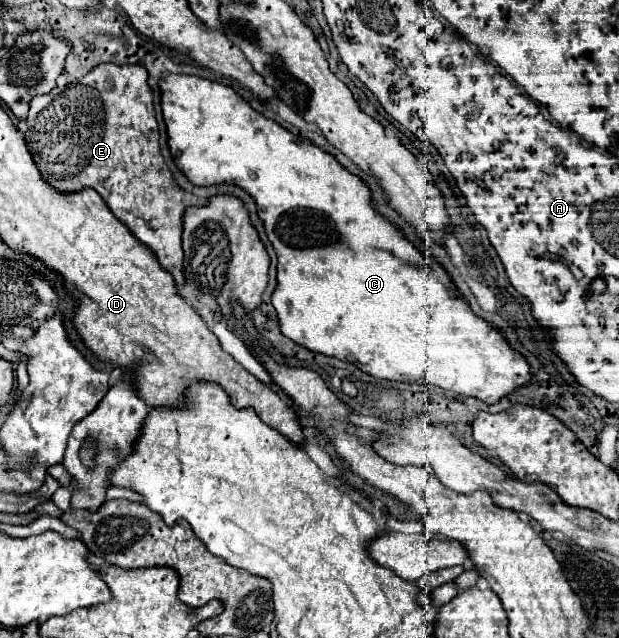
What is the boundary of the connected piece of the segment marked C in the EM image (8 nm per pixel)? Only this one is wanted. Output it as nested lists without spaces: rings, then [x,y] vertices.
[[[167,76],[161,80],[161,92],[163,92],[163,98],[161,98],[163,116],[165,116],[165,124],[167,124],[167,134],[169,134],[169,148],[171,148],[171,154],[175,158],[177,166],[181,168],[181,172],[193,184],[199,184],[199,186],[235,182],[237,186],[245,188],[255,198],[257,208],[259,208],[259,218],[265,222],[267,236],[269,236],[269,240],[277,252],[277,260],[279,260],[279,264],[277,264],[277,282],[279,284],[273,292],[271,302],[279,314],[281,332],[287,338],[291,338],[293,342],[297,342],[313,352],[321,352],[327,356],[335,356],[339,360],[353,362],[363,372],[367,372],[375,378],[397,380],[397,382],[427,382],[427,384],[435,384],[439,388],[451,390],[455,394],[479,398],[485,404],[497,404],[501,398],[519,390],[521,386],[525,386],[531,380],[529,362],[517,350],[513,350],[511,344],[507,344],[507,338],[499,332],[499,328],[495,328],[491,322],[483,320],[481,316],[477,316],[471,310],[467,300],[455,288],[449,272],[437,260],[429,262],[429,258],[425,258],[423,252],[413,242],[409,242],[407,236],[393,222],[389,222],[385,216],[381,216],[375,210],[373,194],[371,194],[369,186],[361,178],[351,174],[347,168],[343,168],[329,152],[321,150],[307,138],[299,138],[295,134],[291,134],[275,120],[269,120],[263,114],[255,112],[249,102],[245,102],[233,88],[229,88],[225,84],[203,80],[197,76],[175,76],[175,78]]]

